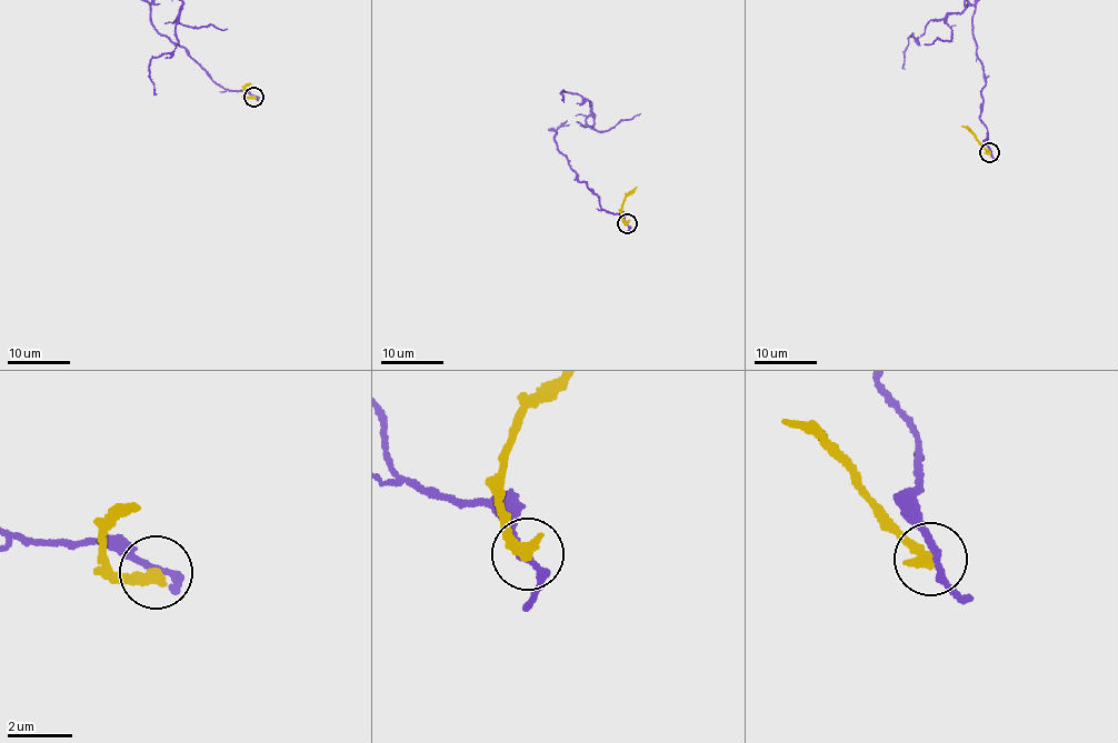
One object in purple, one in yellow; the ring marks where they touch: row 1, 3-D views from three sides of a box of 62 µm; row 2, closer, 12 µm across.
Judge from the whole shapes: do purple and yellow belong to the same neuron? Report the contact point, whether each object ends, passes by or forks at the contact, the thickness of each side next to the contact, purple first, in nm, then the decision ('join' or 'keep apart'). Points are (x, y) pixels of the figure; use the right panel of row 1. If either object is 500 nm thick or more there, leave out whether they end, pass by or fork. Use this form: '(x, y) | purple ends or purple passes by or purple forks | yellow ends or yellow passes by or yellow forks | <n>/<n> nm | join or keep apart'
(989, 152) | purple passes by | yellow ends | 200/400 nm | keep apart

